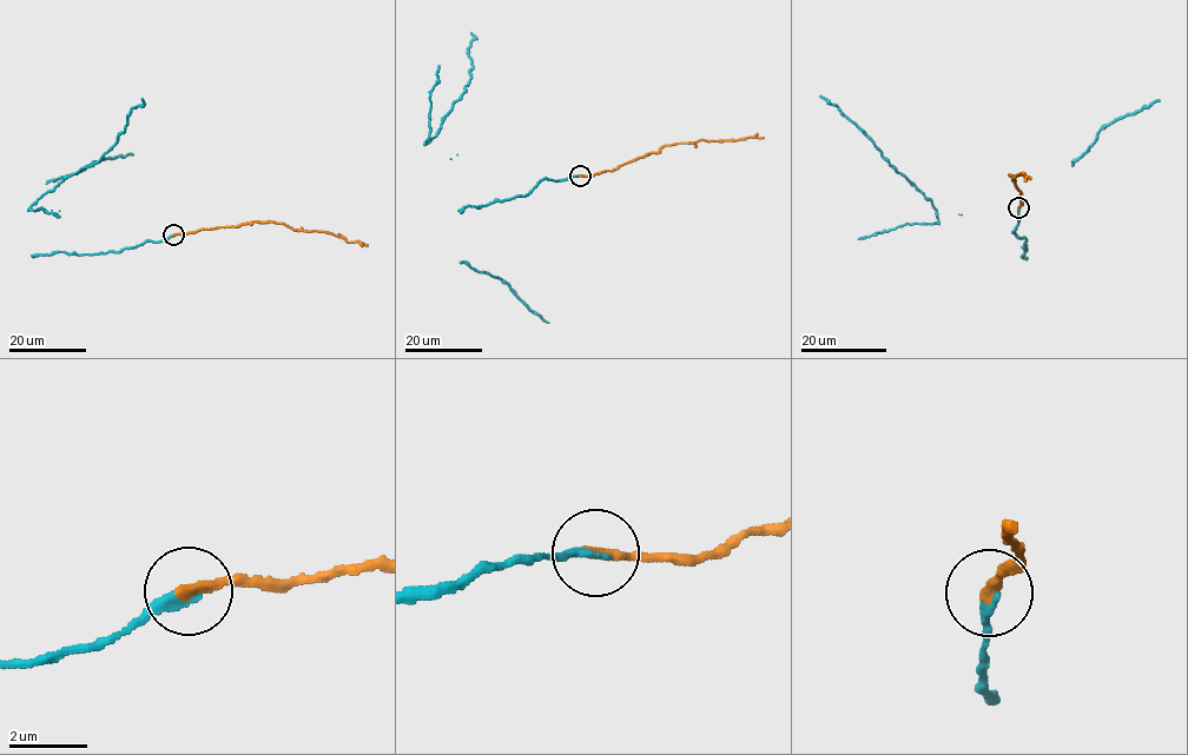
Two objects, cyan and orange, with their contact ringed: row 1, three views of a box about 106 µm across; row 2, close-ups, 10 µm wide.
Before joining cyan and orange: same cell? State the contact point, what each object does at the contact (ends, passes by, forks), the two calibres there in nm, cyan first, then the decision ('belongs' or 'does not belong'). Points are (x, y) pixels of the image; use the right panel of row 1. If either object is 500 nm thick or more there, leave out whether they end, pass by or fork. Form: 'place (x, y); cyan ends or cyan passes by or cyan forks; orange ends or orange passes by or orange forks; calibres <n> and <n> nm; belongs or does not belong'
place (1018, 207); cyan ends; orange ends; calibres 240 and 280 nm; belongs

